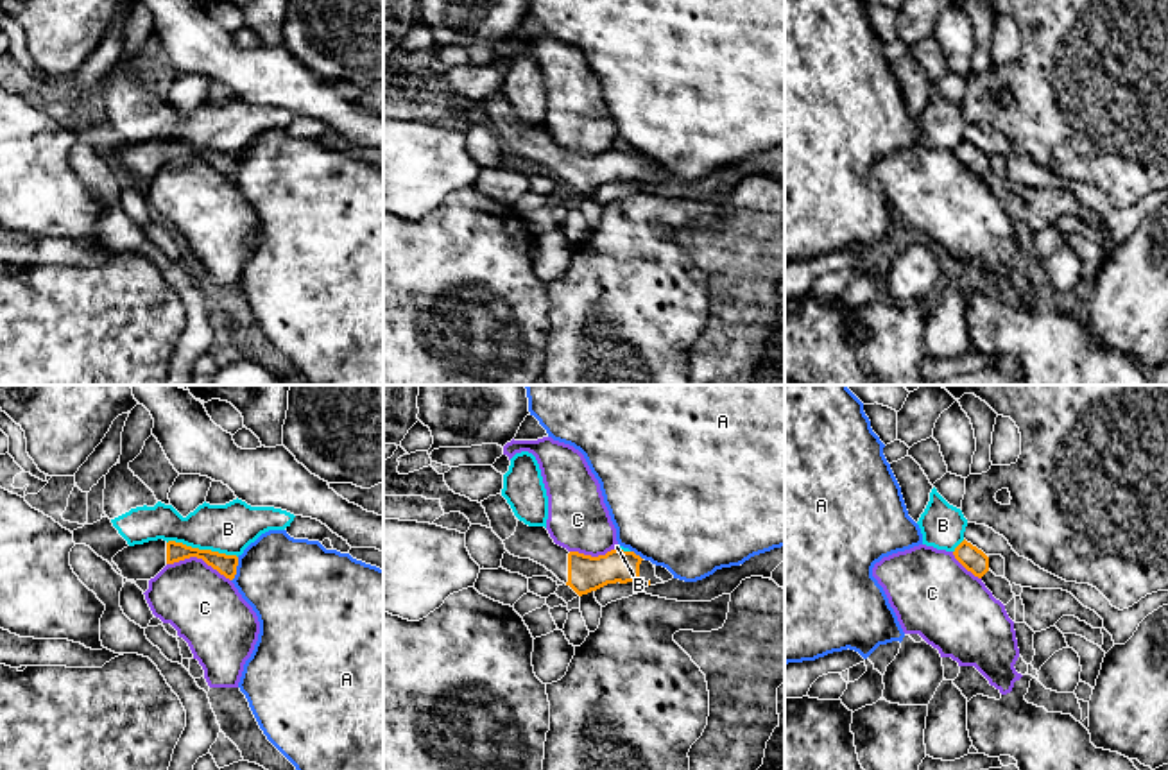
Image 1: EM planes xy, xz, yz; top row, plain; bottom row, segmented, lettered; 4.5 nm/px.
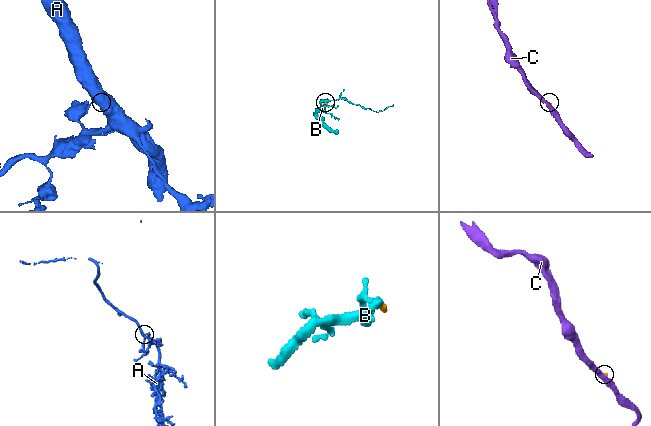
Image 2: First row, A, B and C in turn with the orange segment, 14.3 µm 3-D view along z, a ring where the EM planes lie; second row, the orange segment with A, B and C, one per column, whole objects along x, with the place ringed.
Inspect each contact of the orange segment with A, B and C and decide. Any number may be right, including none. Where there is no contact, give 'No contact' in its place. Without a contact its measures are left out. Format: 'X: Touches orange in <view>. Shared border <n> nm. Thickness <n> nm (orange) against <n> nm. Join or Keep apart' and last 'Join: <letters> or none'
A: Touches orange in xy. Shared border 120 nm. Thickness 100 nm (orange) against 400 nm. Keep apart
B: Touches orange in xy. Shared border 320 nm. Thickness 100 nm (orange) against 220 nm. Keep apart
C: Touches orange in xy. Shared border 300 nm. Thickness 100 nm (orange) against 320 nm. Keep apart
Join: none

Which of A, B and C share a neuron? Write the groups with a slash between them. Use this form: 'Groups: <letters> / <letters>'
Groups: A / B / C

